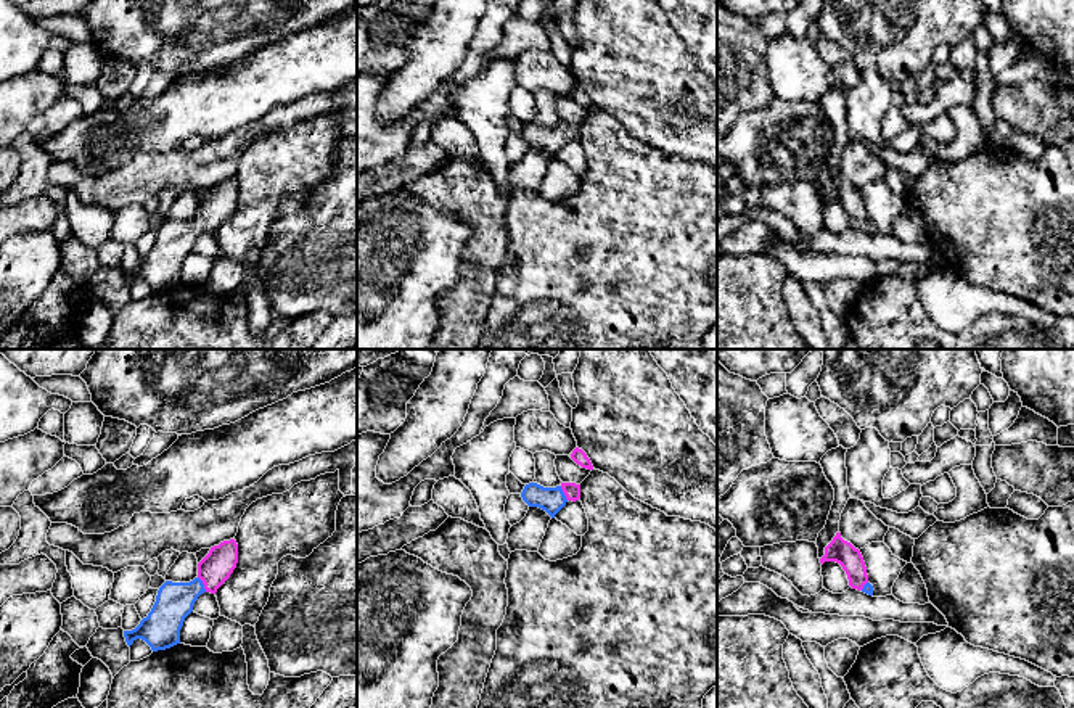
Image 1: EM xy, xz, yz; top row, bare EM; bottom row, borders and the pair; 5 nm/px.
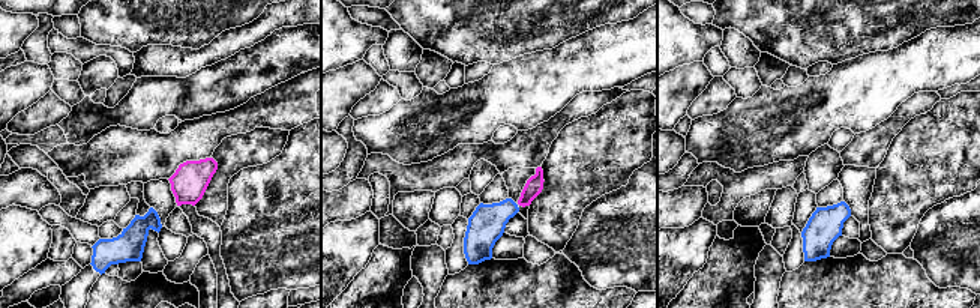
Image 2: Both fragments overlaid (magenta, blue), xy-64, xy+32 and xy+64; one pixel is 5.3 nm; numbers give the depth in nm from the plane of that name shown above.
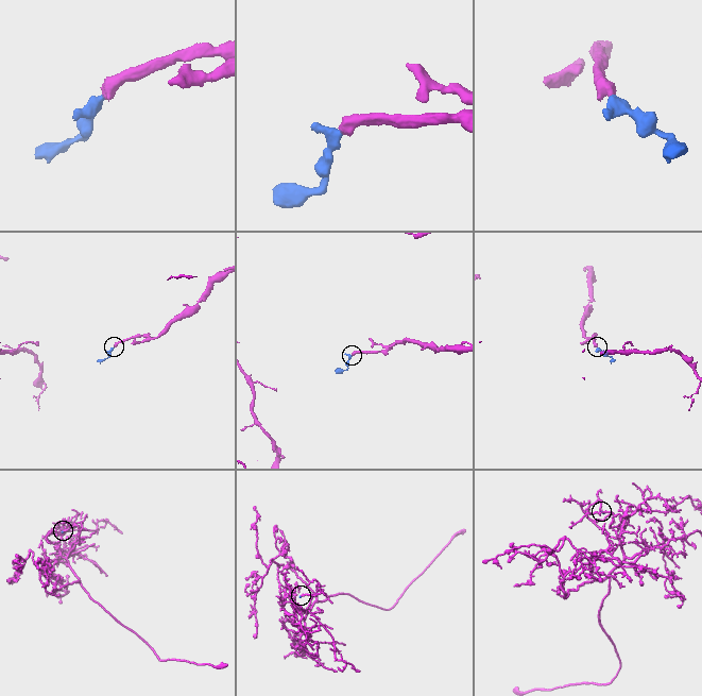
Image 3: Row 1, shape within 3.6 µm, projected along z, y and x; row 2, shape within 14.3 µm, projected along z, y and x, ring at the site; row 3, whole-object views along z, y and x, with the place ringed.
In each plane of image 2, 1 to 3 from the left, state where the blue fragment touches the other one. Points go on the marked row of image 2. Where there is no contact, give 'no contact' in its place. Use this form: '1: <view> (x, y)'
1: no contact
2: no contact
3: no contact

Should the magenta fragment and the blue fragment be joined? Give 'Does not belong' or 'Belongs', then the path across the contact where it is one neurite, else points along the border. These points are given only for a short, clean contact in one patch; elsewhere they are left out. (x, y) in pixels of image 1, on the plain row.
Belongs. Path across: xy (217, 205), (203, 222), (174, 242)

